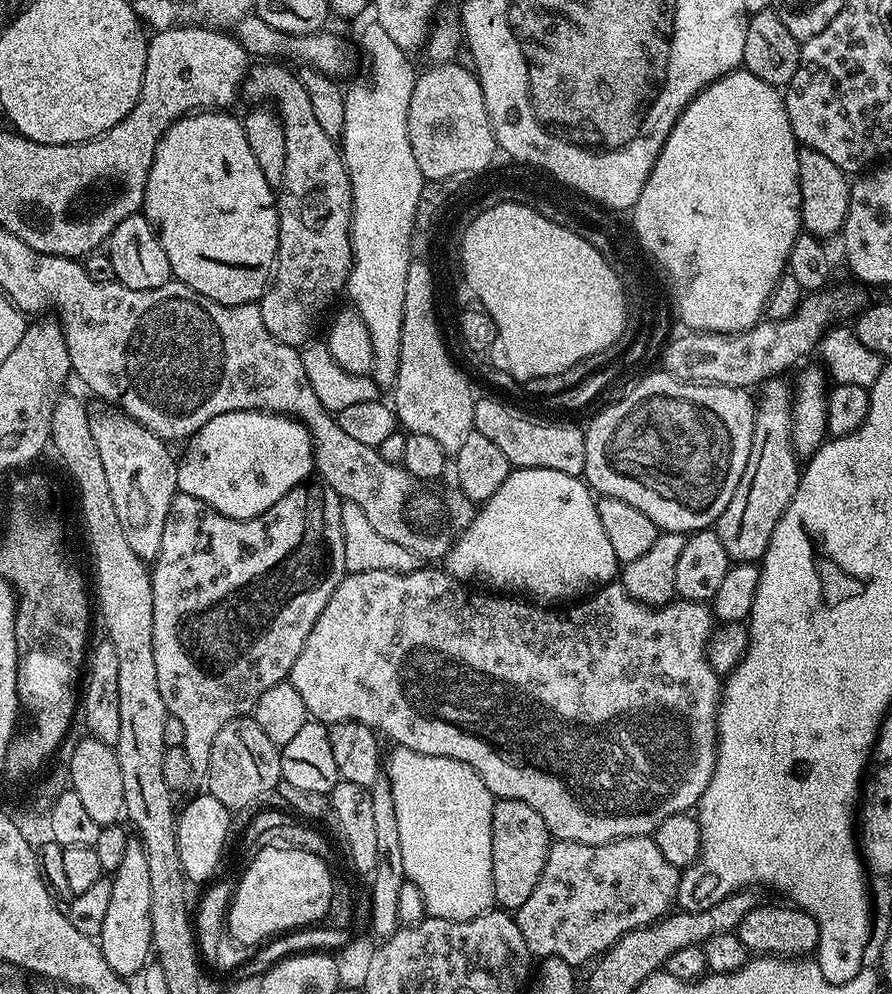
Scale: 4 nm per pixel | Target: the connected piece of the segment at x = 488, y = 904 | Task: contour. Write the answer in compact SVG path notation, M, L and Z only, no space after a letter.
M399 746L391 749L393 752L386 756L386 775L392 783L394 794L394 814L398 814L398 834L402 841L402 866L409 885L412 884L420 891L420 900L424 903L424 912L429 916L446 918L447 920L469 920L478 918L483 912L493 907L492 894L492 806L494 797L492 791L482 782L482 778L466 762L458 762L449 756L431 756L430 754L418 754L409 748Z

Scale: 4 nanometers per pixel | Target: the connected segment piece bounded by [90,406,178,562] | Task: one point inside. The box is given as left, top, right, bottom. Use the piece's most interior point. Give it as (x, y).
(140, 470)

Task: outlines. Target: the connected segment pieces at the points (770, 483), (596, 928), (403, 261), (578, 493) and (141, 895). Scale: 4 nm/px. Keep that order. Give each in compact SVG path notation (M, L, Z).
M784 378L768 379L759 385L754 403L754 434L750 442L750 458L746 458L746 470L738 478L734 498L726 502L726 510L716 519L714 530L726 548L729 561L756 562L764 555L774 526L782 518L786 506L798 490L802 471L801 461L792 448L792 394L793 385Z
M631 836L625 840L611 840L608 844L556 840L549 847L538 886L534 886L530 898L515 909L516 925L518 930L522 930L522 938L526 938L526 946L533 957L561 959L573 966L587 965L603 956L614 942L618 942L618 938L630 930L645 928L669 915L679 885L680 872L662 858L662 850L658 850L652 836Z
M375 18L369 19L369 24L365 26L364 29L360 32L360 48L359 51L362 53L364 51L364 56L368 59L368 73L365 74L361 80L353 79L351 83L352 85L347 85L344 101L346 102L346 114L344 118L344 125L342 126L342 134L338 138L338 147L344 158L344 165L346 166L346 170L348 171L348 177L350 178L350 182L352 183L352 269L350 270L350 274L348 275L348 287L346 289L346 296L349 296L351 307L355 308L356 312L362 318L362 322L366 326L366 330L368 331L368 337L370 338L370 346L372 347L372 371L370 373L373 380L376 381L377 384L380 385L381 389L388 390L393 387L396 383L396 375L398 374L398 362L400 361L400 347L402 346L402 305L404 304L405 295L406 295L406 270L408 269L409 264L412 263L414 256L413 253L410 254L408 251L412 248L412 234L414 235L414 225L413 220L415 218L415 210L418 209L418 200L419 195L422 194L422 188L425 183L424 175L422 174L422 170L418 170L418 162L414 159L414 150L410 147L410 130L408 129L408 115L410 114L410 94L414 90L414 86L416 85L416 78L418 75L417 69L412 69L412 64L410 61L409 53L406 53L402 50L402 46L398 46L392 39L390 39L390 34L386 29L383 28L381 24L379 24Z
M517 468L509 471L506 482L502 482L502 486L498 486L498 490L489 500L483 501L481 508L484 509L469 522L468 529L461 536L459 533L455 537L452 549L449 550L446 557L446 570L455 580L471 582L476 586L487 586L492 590L503 590L508 594L523 594L533 601L543 602L545 605L552 606L560 602L556 600L572 602L577 598L587 597L593 590L602 588L605 584L613 583L617 579L618 561L616 555L610 546L610 541L606 539L606 530L602 530L602 522L598 519L598 510L596 509L596 500L593 493L581 477L562 474L562 470L546 470L541 472L534 468Z
M132 838L129 839L130 842L125 846L120 852L120 861L116 864L116 873L110 876L112 881L112 889L110 890L110 903L106 909L106 918L102 921L102 930L100 931L98 937L98 943L100 949L102 950L102 958L106 958L106 962L110 964L110 970L114 970L117 975L132 978L132 975L143 973L144 965L149 963L150 953L152 952L152 927L150 926L150 865L146 862L146 854L144 853L144 848L140 845L139 840Z

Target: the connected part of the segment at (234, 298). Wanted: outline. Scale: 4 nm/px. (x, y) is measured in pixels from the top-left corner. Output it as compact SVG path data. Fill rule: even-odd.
M201 110L173 122L158 142L146 182L143 215L160 238L175 279L226 306L254 304L268 290L278 254L278 196L246 142L246 130L228 110Z

